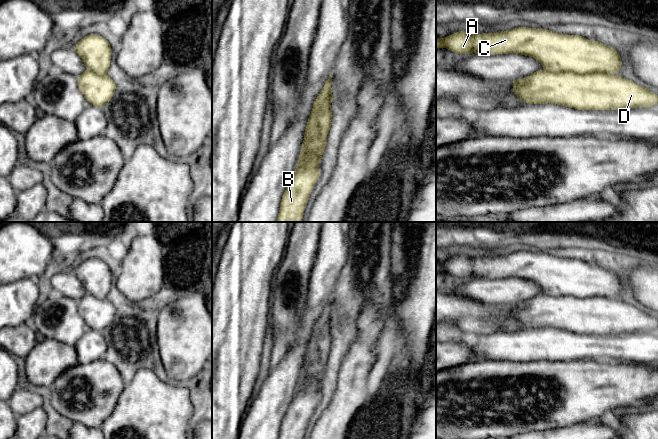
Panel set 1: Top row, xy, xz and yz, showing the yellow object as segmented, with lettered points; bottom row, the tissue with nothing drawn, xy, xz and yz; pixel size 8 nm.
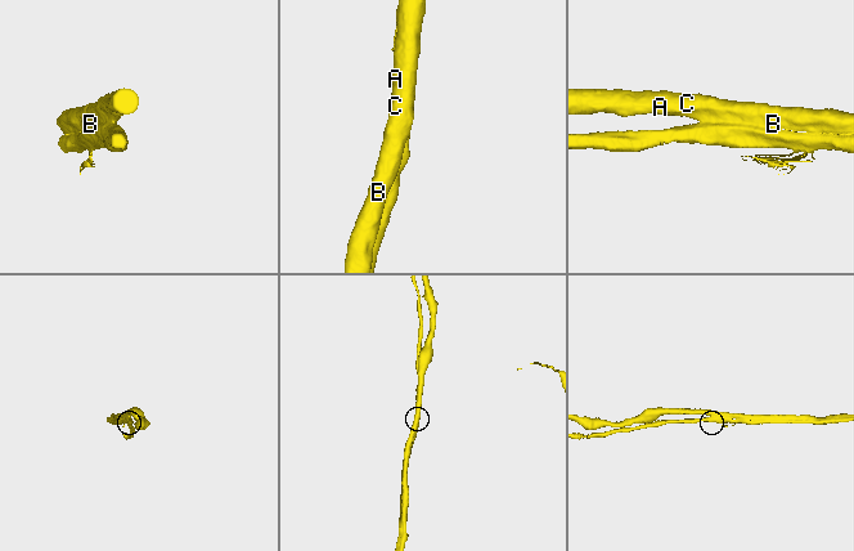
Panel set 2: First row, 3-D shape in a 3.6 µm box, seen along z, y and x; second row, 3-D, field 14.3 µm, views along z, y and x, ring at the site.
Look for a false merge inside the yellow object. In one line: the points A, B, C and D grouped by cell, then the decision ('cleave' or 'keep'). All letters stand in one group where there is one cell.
groups A B C D; keep

